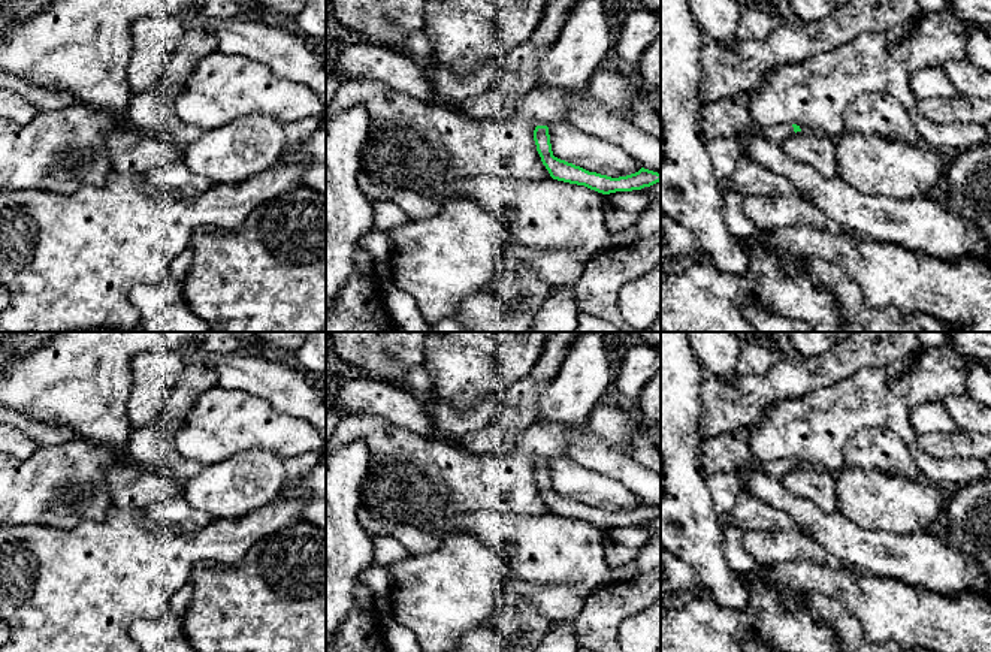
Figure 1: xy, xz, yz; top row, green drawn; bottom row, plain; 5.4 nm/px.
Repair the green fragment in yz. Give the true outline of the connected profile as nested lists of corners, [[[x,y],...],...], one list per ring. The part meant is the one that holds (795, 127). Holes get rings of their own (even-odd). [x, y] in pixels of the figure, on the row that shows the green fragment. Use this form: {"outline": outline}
{"outline": [[[740,93],[703,105],[701,136],[704,139],[729,138],[740,130],[758,130],[767,139],[782,144],[791,135],[801,132],[797,124],[759,127],[749,114],[749,96]]]}

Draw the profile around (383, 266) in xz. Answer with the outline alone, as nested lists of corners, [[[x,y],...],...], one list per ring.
[[[389,257],[383,259],[383,260],[378,260],[375,263],[375,268],[377,268],[377,274],[378,274],[381,283],[383,283],[383,287],[393,284],[393,280],[392,280],[392,263],[390,263]]]

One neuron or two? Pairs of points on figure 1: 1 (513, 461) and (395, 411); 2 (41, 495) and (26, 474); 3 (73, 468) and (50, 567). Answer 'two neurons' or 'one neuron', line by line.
1: two neurons
2: one neuron
3: two neurons

